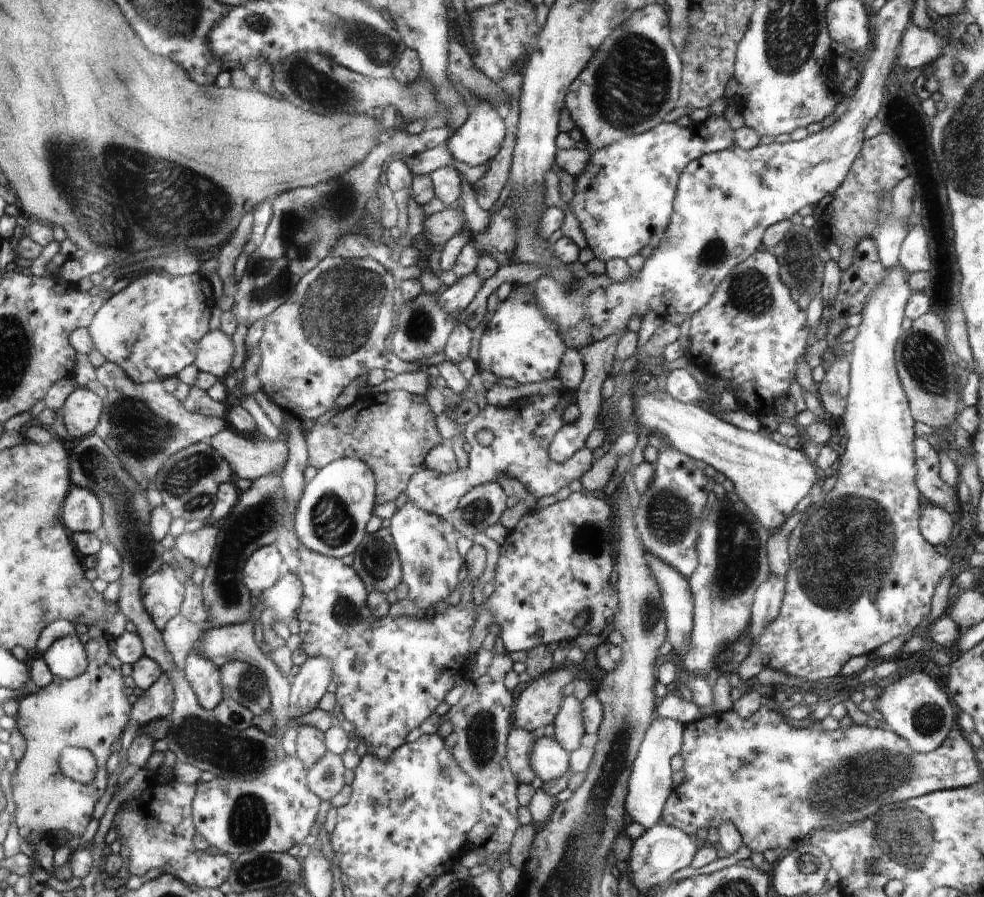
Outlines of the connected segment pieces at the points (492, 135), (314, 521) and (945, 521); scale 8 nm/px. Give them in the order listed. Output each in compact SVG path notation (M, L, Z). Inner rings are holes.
M488 102L479 107L454 131L446 144L450 154L468 166L480 166L491 161L505 139L504 113Z
M342 458L318 470L305 486L293 516L296 538L308 550L337 559L352 554L366 537L366 522L372 518L376 497L376 479L370 467L354 458Z
M923 502L919 529L922 536L934 547L948 545L954 528L955 516L946 509Z

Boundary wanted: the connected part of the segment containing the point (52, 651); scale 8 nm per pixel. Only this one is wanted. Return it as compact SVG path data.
M77 633L67 634L53 642L41 657L54 676L65 679L80 677L89 666L86 646Z

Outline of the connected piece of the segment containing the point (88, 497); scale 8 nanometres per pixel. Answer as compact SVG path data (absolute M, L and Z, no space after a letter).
M70 490L70 502L66 502L66 526L70 526L70 532L96 532L102 526L102 506L90 490Z

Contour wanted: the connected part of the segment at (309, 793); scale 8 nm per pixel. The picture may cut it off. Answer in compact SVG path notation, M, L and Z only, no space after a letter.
M283 754L275 763L254 780L220 780L198 782L198 798L194 798L194 822L198 822L198 834L202 834L212 846L228 854L242 854L246 850L285 854L292 846L303 844L314 818L318 816L320 797L311 790L307 770L298 757Z

